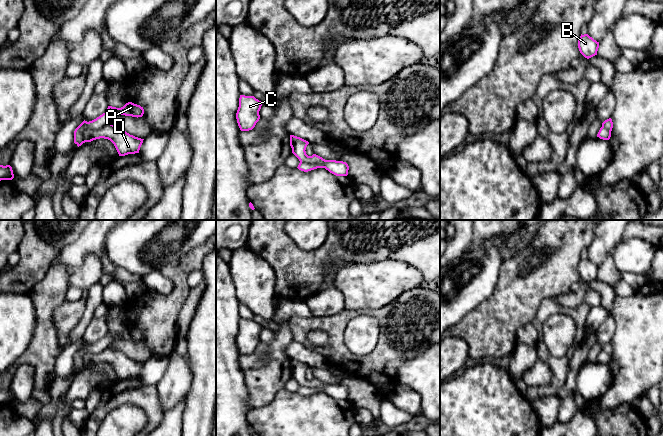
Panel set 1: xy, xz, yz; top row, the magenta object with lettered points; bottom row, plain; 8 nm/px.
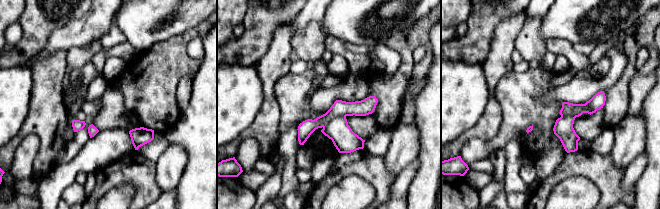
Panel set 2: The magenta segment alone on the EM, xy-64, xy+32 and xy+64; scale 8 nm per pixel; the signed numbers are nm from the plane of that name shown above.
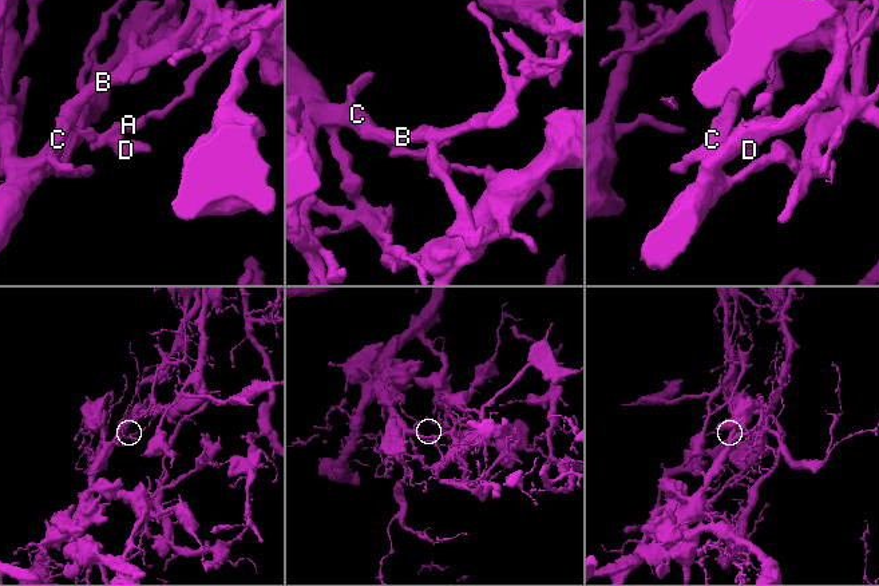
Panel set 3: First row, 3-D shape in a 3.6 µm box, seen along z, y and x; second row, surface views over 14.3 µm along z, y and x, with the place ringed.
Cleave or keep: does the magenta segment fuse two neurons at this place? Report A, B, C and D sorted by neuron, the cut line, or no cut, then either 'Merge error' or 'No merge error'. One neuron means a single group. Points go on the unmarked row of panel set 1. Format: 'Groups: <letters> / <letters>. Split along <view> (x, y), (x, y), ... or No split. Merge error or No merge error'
Groups: A / B C D. Split along xy (109, 345), (100, 352), (86, 353), (84, 355), (84, 365). Merge error

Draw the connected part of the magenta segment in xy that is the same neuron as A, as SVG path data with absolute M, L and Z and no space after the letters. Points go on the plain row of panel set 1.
M132 326L126 327L121 332L116 332L112 330L108 330L105 337L97 341L92 345L83 345L74 355L74 367L79 371L83 367L84 364L84 355L85 354L97 354L103 352L107 349L115 340L117 339L125 339L132 341L142 341L144 338L144 333L140 329L134 328Z

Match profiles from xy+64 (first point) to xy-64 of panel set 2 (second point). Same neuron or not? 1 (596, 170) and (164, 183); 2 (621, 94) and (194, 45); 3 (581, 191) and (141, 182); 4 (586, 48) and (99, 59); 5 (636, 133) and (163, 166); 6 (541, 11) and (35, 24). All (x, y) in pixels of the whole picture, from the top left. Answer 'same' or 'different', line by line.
1: different
2: different
3: different
4: same
5: same
6: different

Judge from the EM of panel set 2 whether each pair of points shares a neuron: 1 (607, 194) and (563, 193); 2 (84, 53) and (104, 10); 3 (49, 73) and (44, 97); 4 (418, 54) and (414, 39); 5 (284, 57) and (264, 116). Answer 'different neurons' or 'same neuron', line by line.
1: different neurons
2: different neurons
3: same neuron
4: different neurons
5: same neuron

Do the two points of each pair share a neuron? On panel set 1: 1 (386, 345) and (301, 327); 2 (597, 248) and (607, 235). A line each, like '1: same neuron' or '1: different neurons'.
1: same neuron
2: same neuron

